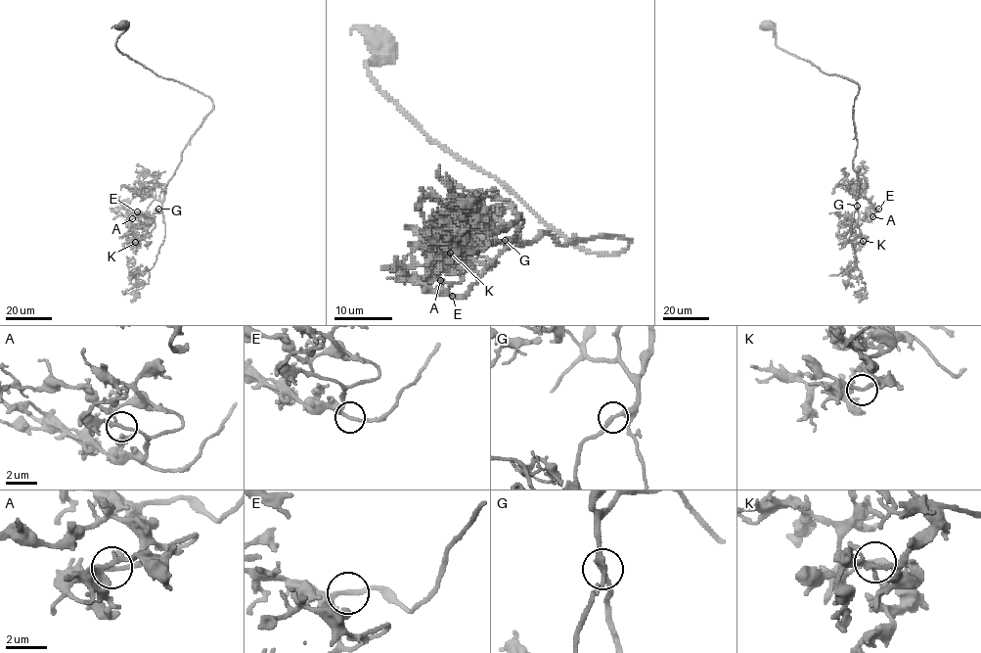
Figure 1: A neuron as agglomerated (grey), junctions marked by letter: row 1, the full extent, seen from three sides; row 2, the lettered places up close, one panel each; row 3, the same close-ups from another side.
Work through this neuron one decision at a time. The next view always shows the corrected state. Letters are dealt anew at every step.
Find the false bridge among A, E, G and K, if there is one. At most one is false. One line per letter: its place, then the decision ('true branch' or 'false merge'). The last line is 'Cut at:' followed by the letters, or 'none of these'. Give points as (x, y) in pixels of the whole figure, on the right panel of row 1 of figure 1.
A: (872, 216) | true branch
E: (878, 209) | true branch
G: (857, 206) | true branch
K: (863, 241) | true branch
Cut at: none of these

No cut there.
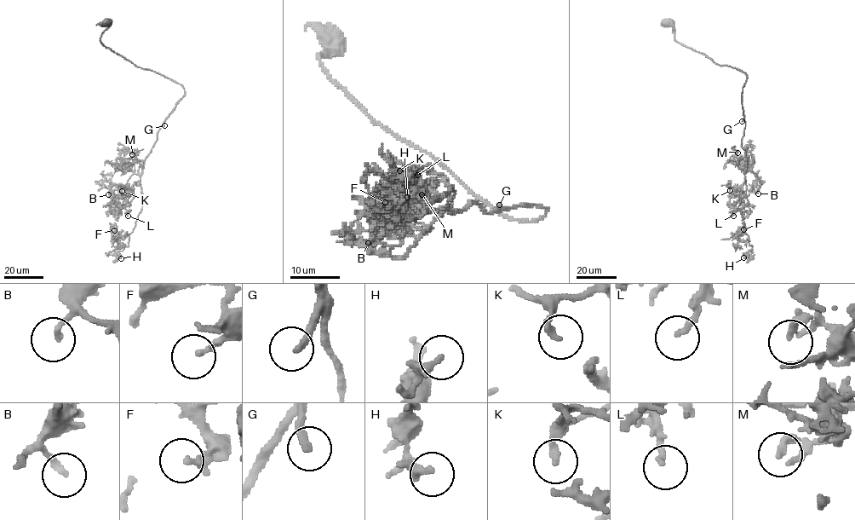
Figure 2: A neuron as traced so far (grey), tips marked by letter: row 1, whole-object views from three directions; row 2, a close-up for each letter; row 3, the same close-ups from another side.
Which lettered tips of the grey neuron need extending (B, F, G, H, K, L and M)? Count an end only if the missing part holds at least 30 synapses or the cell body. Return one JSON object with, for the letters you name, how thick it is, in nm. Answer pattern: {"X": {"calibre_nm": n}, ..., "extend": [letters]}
{"G": {"calibre_nm": 240}, "extend": ["G"]}

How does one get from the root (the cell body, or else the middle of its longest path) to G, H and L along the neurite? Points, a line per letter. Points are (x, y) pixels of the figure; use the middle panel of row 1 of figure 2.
G: (334, 43), (338, 52), (318, 55), (324, 72), (377, 123), (507, 216), (536, 221), (547, 212), (499, 205)
H: (334, 43), (324, 72), (377, 123), (507, 216), (547, 208), (453, 213), (451, 187), (395, 218), (407, 197)
L: (334, 43), (324, 72), (377, 123), (507, 216), (547, 212), (427, 212), (373, 170), (417, 175)

